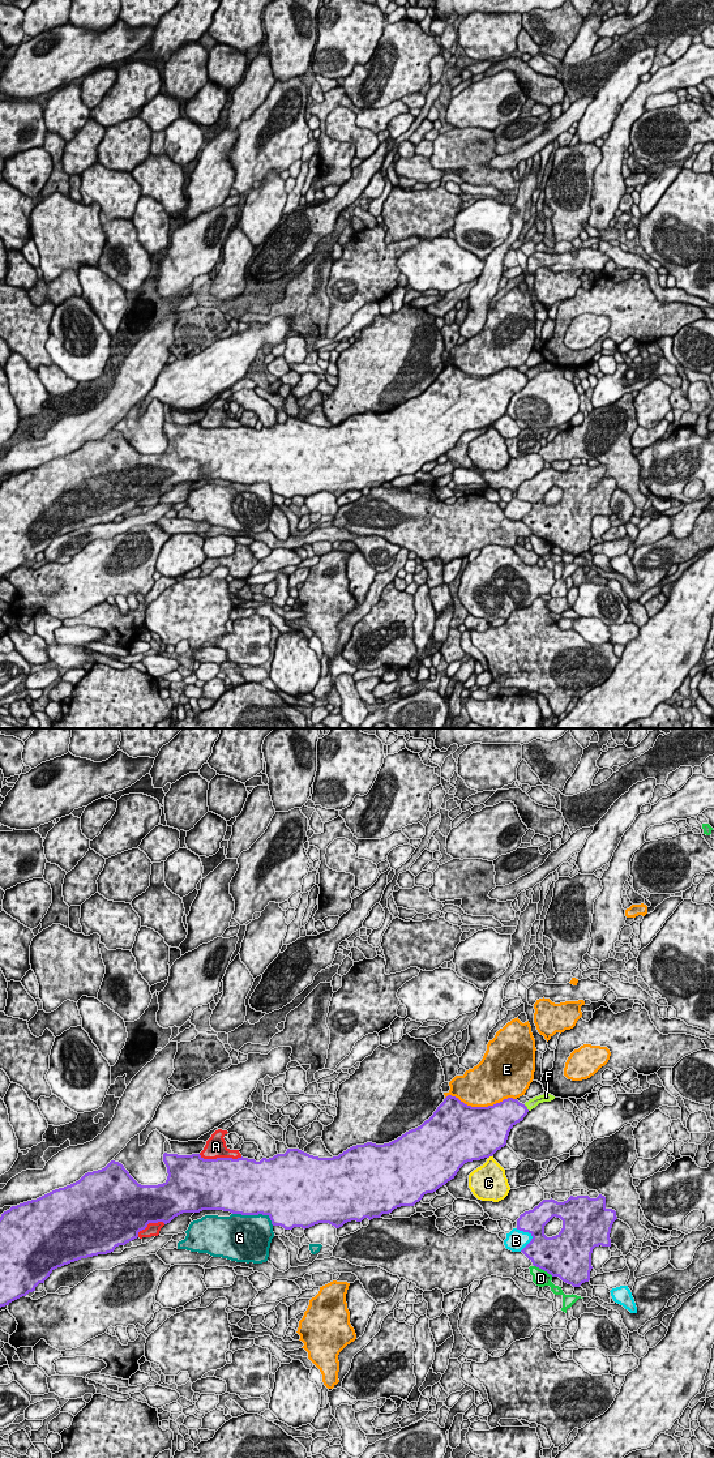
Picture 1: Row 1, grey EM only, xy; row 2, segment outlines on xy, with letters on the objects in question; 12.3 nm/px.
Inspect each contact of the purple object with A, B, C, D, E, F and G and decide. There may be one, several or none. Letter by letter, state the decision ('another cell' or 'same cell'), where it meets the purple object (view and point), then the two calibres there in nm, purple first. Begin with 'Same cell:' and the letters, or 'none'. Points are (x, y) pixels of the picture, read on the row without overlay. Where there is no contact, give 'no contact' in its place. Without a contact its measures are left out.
Same cell: A
A: same cell; contact xy (221, 427); calibres 500 and 260 nm
B: another cell; contact xy (531, 504); calibres 360 and 260 nm
C: another cell; contact xy (490, 424); calibres 500 and 340 nm
D: another cell; contact xy (543, 538); calibres 500 and 200 nm
E: another cell; contact xy (481, 376); calibres 500 and 480 nm
F: another cell; contact xy (526, 376); calibres 320 and 120 nm
G: another cell; contact xy (255, 483); calibres 500 and 480 nm

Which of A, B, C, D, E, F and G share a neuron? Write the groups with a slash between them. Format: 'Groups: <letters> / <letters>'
Groups: A / B / C / D / E / F / G

